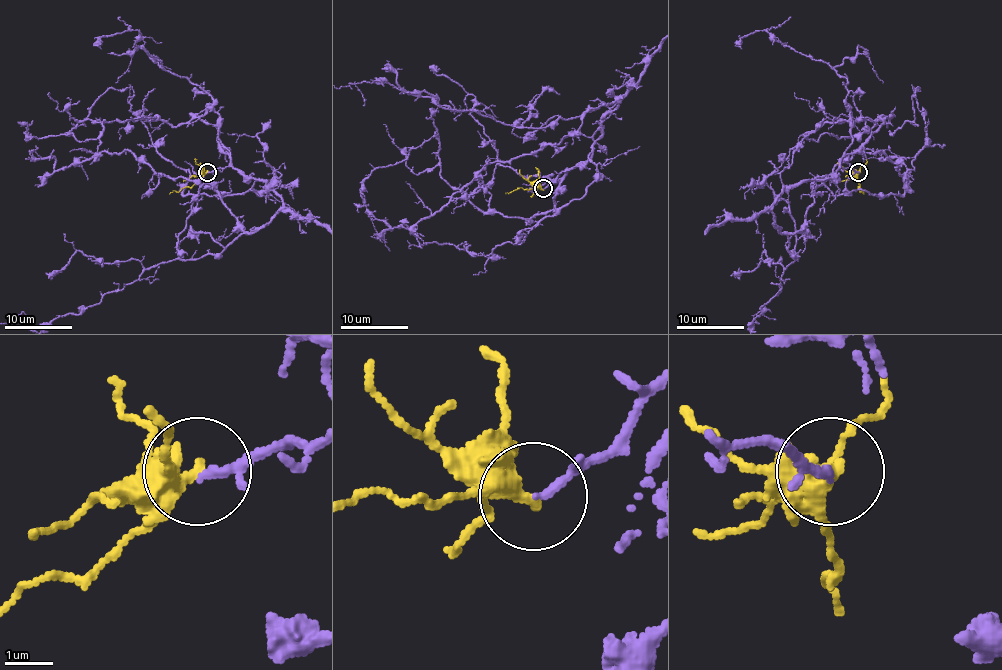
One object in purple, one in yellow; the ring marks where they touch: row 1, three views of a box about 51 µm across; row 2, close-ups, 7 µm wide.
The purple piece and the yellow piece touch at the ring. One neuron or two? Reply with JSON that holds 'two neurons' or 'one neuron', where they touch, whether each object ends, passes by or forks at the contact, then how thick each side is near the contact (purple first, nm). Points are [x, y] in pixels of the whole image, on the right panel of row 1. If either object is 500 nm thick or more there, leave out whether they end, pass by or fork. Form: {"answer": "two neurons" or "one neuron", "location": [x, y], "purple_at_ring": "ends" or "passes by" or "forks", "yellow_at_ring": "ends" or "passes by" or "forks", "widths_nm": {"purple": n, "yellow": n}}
{"answer": "one neuron", "location": [858, 172], "purple_at_ring": "passes by", "yellow_at_ring": "ends", "widths_nm": {"purple": 130, "yellow": 400}}

